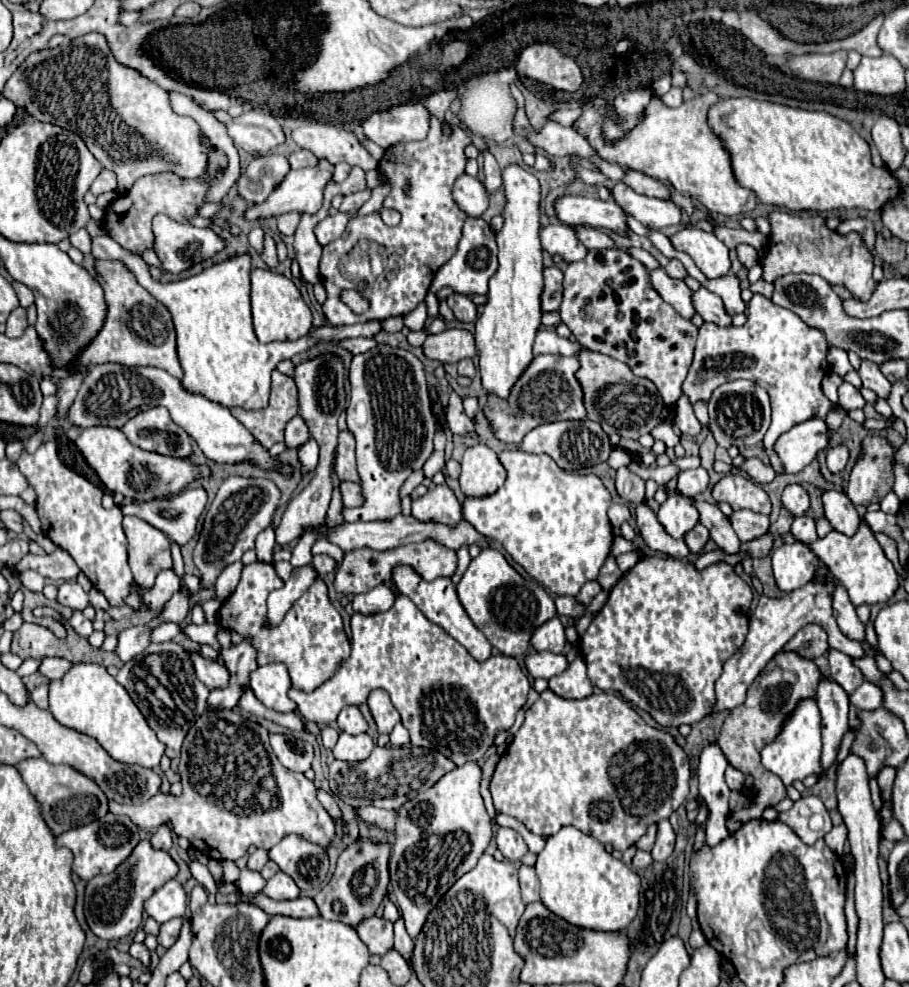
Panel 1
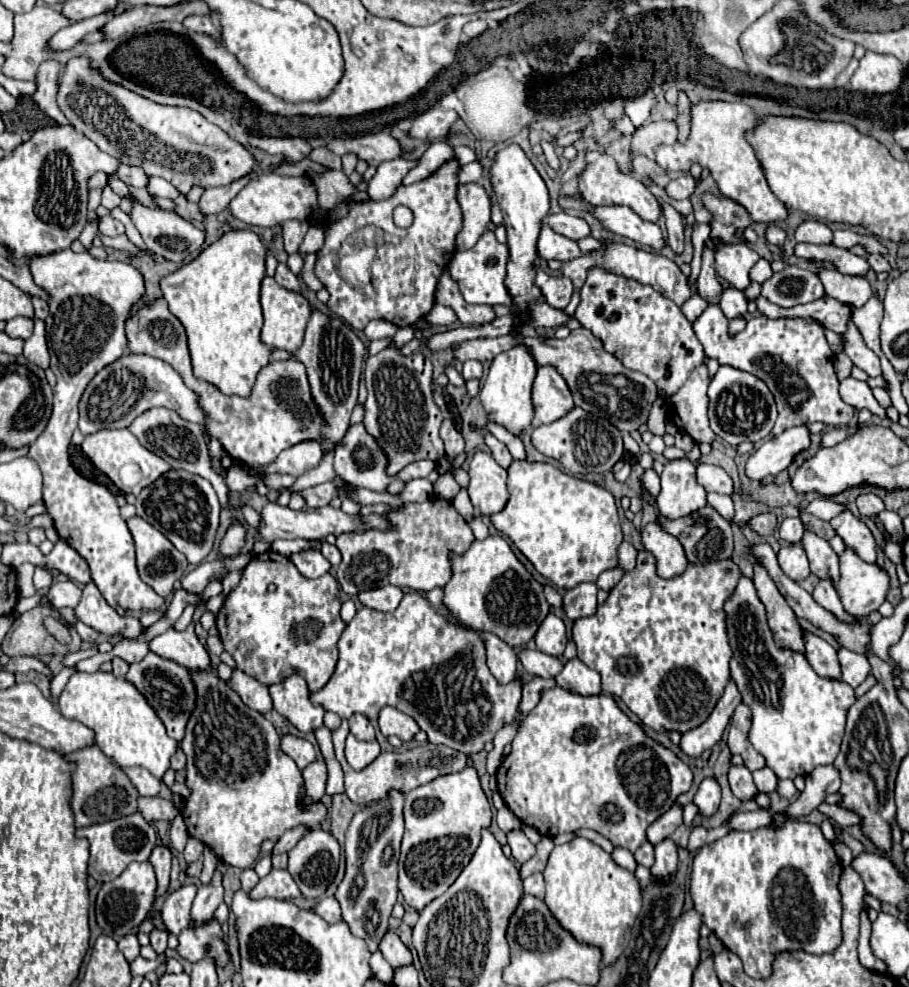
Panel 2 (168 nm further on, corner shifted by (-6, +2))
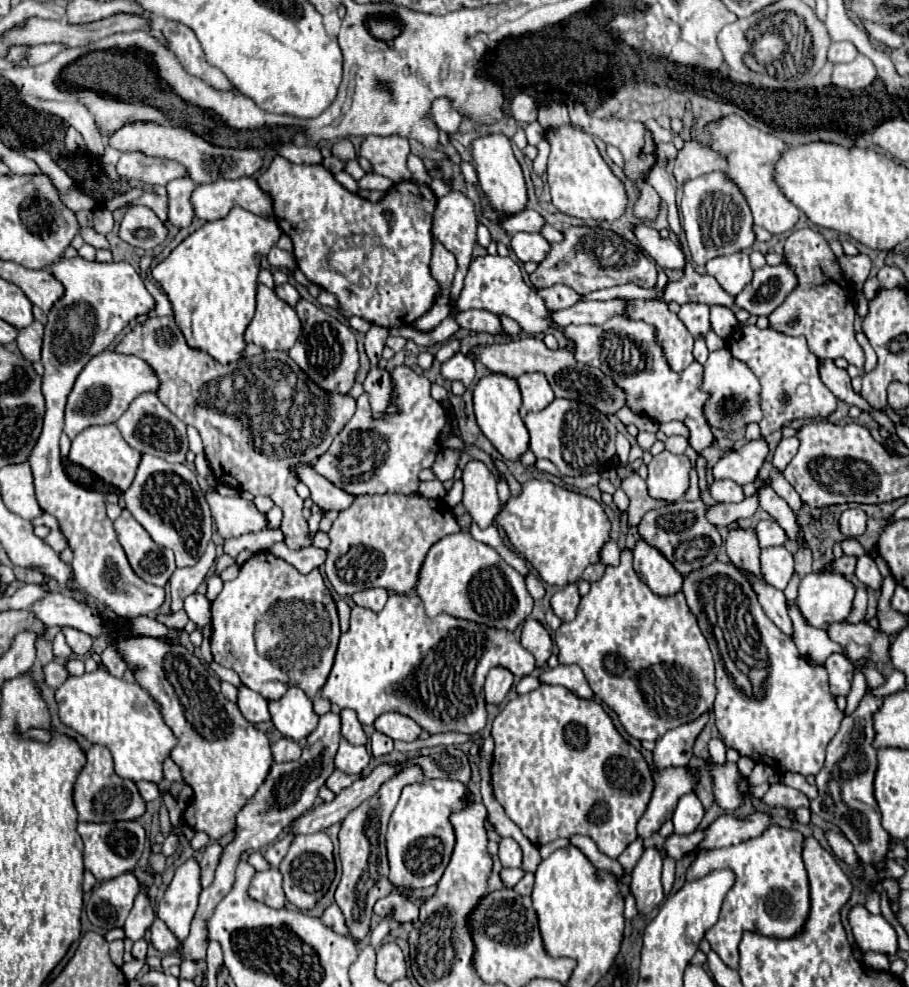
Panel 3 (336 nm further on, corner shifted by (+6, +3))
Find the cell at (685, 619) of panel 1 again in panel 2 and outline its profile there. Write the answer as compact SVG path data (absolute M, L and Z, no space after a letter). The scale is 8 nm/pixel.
M639 551L637 555L637 567L633 571L627 571L623 575L623 579L609 591L609 597L603 605L597 607L597 613L591 615L591 617L585 617L585 619L577 619L573 629L571 629L571 639L577 647L577 659L581 659L587 667L595 669L599 675L601 675L601 683L603 683L603 691L605 693L611 693L611 695L617 695L619 699L623 699L623 703L647 725L651 727L653 731L679 731L679 733L685 733L697 725L701 725L709 715L711 711L715 709L717 701L721 699L723 695L723 689L725 685L729 683L729 657L731 657L731 649L729 649L729 643L727 643L727 637L725 637L725 613L721 609L721 605L725 603L725 597L729 597L729 593L733 593L735 585L737 585L737 577L741 575L739 567L729 559L729 561L717 561L713 565L689 565L687 571L681 575L681 577L675 577L675 579L661 579L657 577L655 573L655 561L653 561L653 555L649 551Z

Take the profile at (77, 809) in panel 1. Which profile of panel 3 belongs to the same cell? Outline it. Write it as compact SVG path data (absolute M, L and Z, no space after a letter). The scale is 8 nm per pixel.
M93 744L89 750L85 750L85 756L87 762L73 786L73 802L79 814L79 822L117 822L139 818L145 812L145 802L139 796L133 780L123 780L113 772L111 752L105 746Z

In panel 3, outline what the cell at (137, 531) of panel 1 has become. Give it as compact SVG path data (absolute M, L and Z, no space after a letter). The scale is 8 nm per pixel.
M127 510L113 524L133 572L153 586L165 586L175 572L173 552L159 546Z

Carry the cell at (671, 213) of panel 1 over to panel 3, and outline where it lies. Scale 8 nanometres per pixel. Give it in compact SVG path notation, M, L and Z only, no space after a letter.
M563 126L545 136L551 144L549 164L547 164L547 182L551 188L551 202L565 214L577 218L595 218L595 220L617 220L625 214L627 192L623 182L613 174L609 164L601 158L591 134L575 126Z

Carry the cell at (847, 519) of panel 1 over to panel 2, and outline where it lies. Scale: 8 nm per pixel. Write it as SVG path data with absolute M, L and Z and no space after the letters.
M843 511L835 515L831 521L831 527L835 533L845 541L847 547L851 547L865 563L877 561L877 543L865 523L857 519L851 511Z

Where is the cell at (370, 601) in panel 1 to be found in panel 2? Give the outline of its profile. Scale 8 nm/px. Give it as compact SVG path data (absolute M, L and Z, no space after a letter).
M387 585L387 587L381 587L381 589L359 593L359 601L365 607L377 609L377 611L395 611L401 597L403 597L403 591L395 585Z

